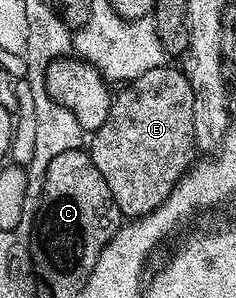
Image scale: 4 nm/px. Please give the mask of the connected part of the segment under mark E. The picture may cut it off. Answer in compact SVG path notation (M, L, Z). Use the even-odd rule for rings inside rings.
M161 65L127 82L121 89L123 91L119 95L117 92L113 96L104 125L100 125L100 129L89 136L88 150L92 165L100 169L100 177L104 177L108 189L112 189L114 204L127 220L131 220L155 211L166 200L168 193L172 193L172 189L186 174L195 158L192 85L188 85L185 70L178 68L177 71L174 67Z

